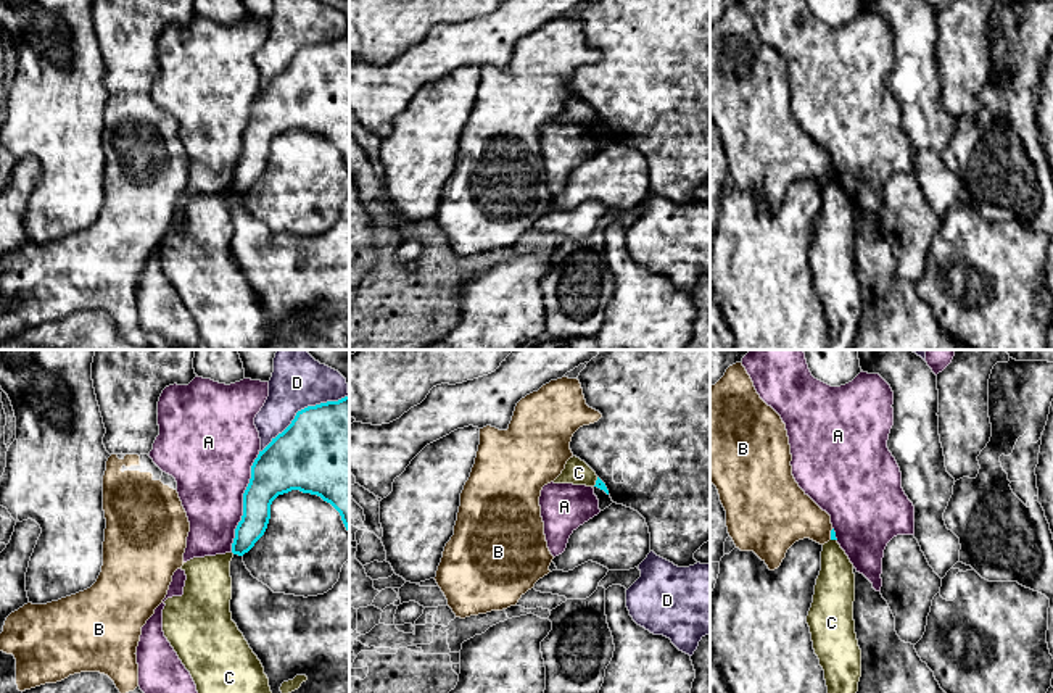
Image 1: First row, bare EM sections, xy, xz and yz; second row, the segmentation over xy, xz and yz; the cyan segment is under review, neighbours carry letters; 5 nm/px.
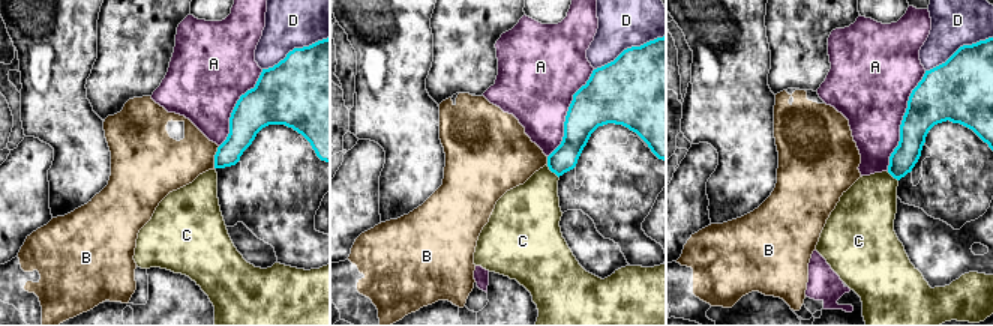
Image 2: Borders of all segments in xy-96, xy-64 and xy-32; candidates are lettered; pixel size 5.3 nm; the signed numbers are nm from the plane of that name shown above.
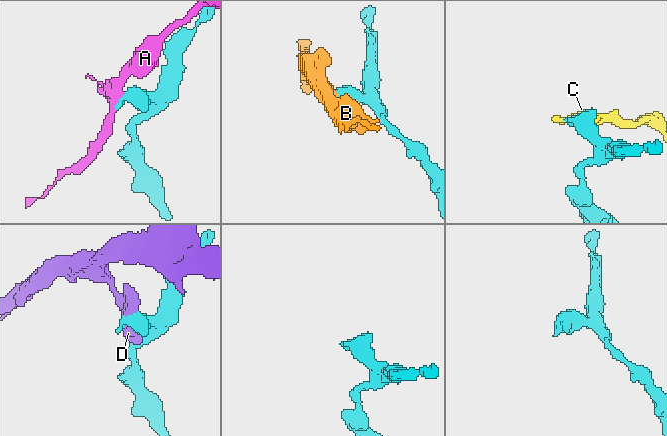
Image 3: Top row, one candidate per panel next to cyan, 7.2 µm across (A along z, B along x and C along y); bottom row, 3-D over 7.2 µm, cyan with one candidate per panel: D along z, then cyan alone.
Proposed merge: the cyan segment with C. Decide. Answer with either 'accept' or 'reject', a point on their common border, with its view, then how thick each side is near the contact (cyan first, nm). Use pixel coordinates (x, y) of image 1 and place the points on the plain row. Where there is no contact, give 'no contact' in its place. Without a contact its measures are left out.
reject; contact xz (596, 121); calibres 50 and 120 nm

